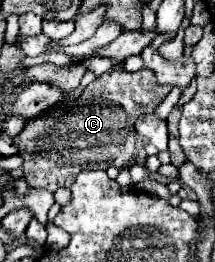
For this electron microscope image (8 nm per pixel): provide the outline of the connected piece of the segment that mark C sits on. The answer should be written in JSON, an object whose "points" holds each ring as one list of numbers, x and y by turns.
{"points":[[140,68,138,72,126,72,126,70,110,70,102,74,98,80,88,84,84,92,78,96,78,100,70,100,64,96,62,102,56,106,48,108,44,114,26,120,24,130,28,128,28,140,16,138,18,144,18,156,22,156,24,164,24,174,22,178,26,180,28,186,42,186,48,190,56,190,60,186,70,186,74,178,84,172,84,170,106,170,108,166,116,168,126,168,136,154,134,146,134,122,138,120,140,114,153,113,156,106,164,100,164,96,170,92,170,86,160,86,156,82,156,76,152,76,152,70]]}

